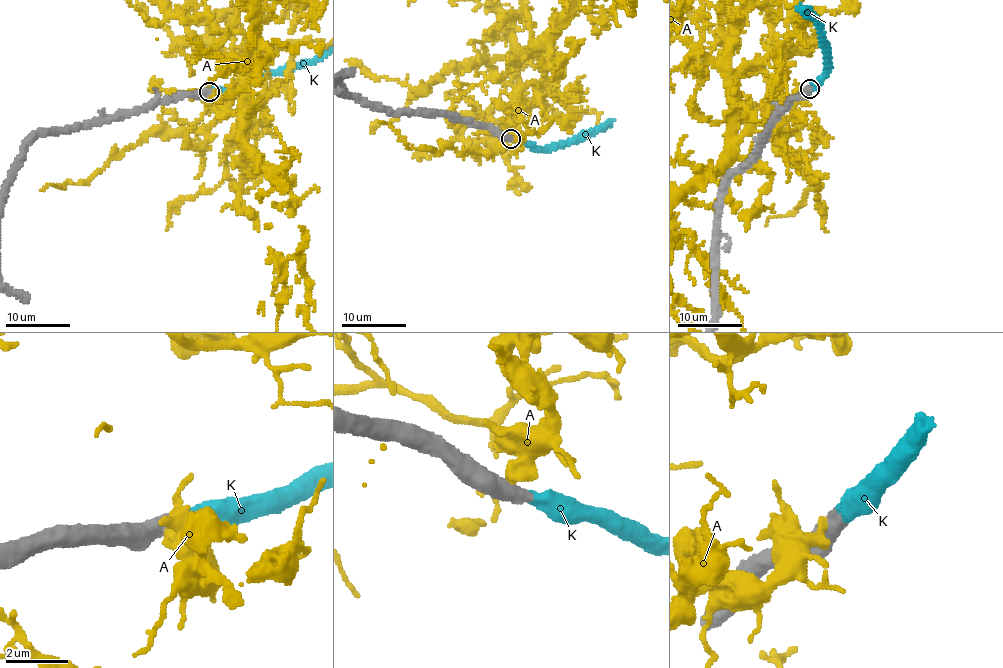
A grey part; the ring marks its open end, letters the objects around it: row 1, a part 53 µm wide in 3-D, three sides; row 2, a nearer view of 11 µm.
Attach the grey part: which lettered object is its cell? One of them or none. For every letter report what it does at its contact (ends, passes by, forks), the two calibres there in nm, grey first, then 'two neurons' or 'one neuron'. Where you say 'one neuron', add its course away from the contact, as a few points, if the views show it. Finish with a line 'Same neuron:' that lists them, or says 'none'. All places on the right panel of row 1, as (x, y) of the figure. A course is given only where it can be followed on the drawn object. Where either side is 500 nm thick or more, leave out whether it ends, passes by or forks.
A: 700 nm thick on the grey side, 550 nm on the other; two neurons
K: it ends there; 480 nm thick on the grey side, 480 nm on the other; one neuron
Same neuron: K

